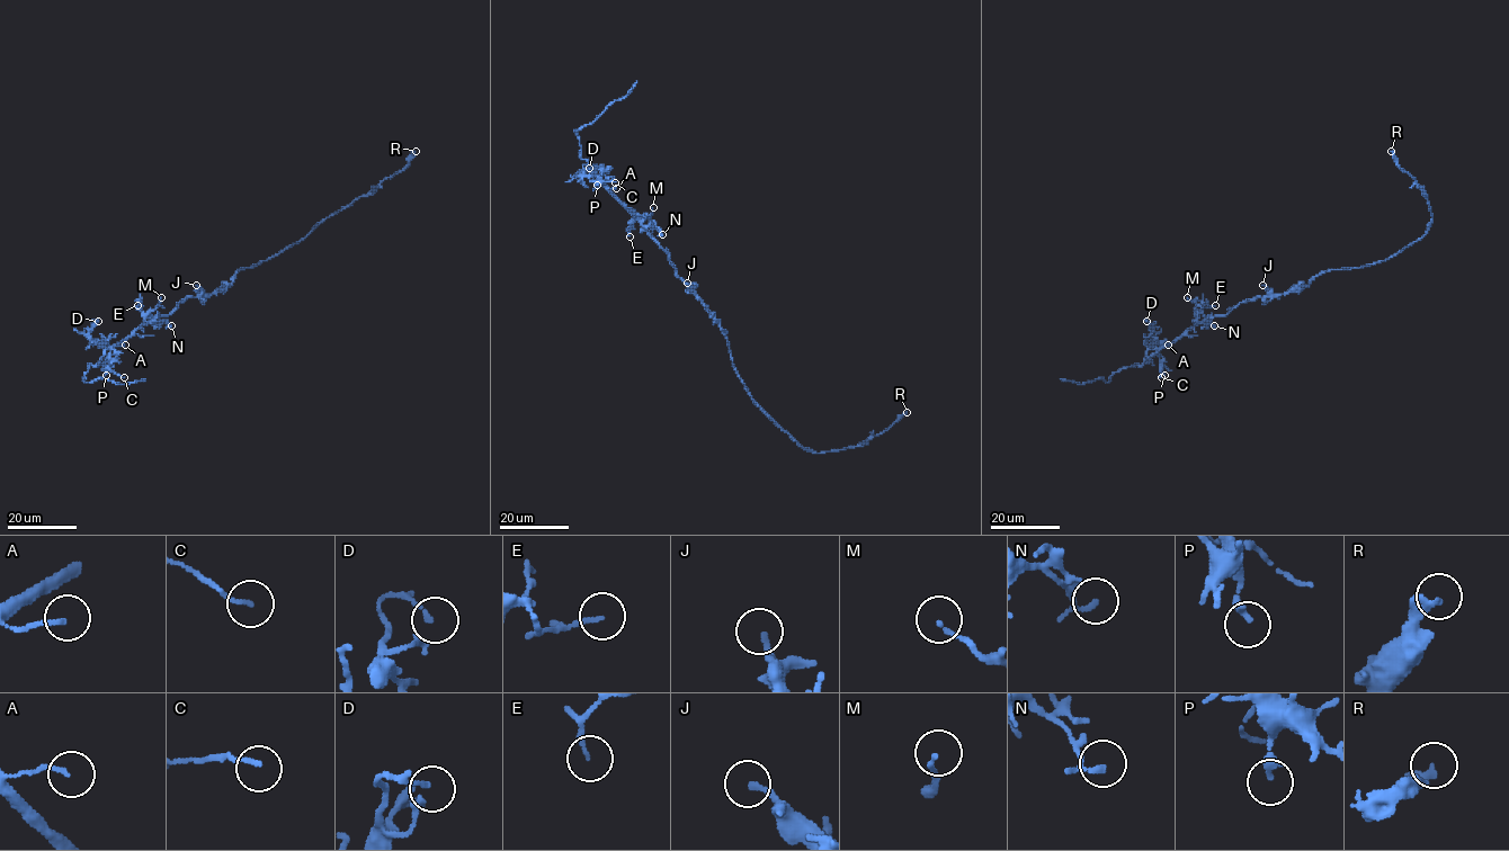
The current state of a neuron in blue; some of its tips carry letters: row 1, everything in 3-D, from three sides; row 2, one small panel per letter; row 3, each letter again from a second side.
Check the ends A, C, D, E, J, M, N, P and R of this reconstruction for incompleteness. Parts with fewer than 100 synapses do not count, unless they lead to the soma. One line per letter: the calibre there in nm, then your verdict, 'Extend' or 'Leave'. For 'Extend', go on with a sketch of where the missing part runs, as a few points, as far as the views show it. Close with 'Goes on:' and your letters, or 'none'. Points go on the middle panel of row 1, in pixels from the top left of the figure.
A: Thickness 120 nm. Leave
C: Thickness 150 nm. Leave
D: Thickness 150 nm. Leave
E: Thickness 120 nm. Leave
J: Thickness 200 nm. Leave
M: Thickness 140 nm. Leave
N: Thickness 130 nm. Leave
P: Thickness 240 nm. Leave
R: Thickness 200 nm. Leave
Goes on: none

